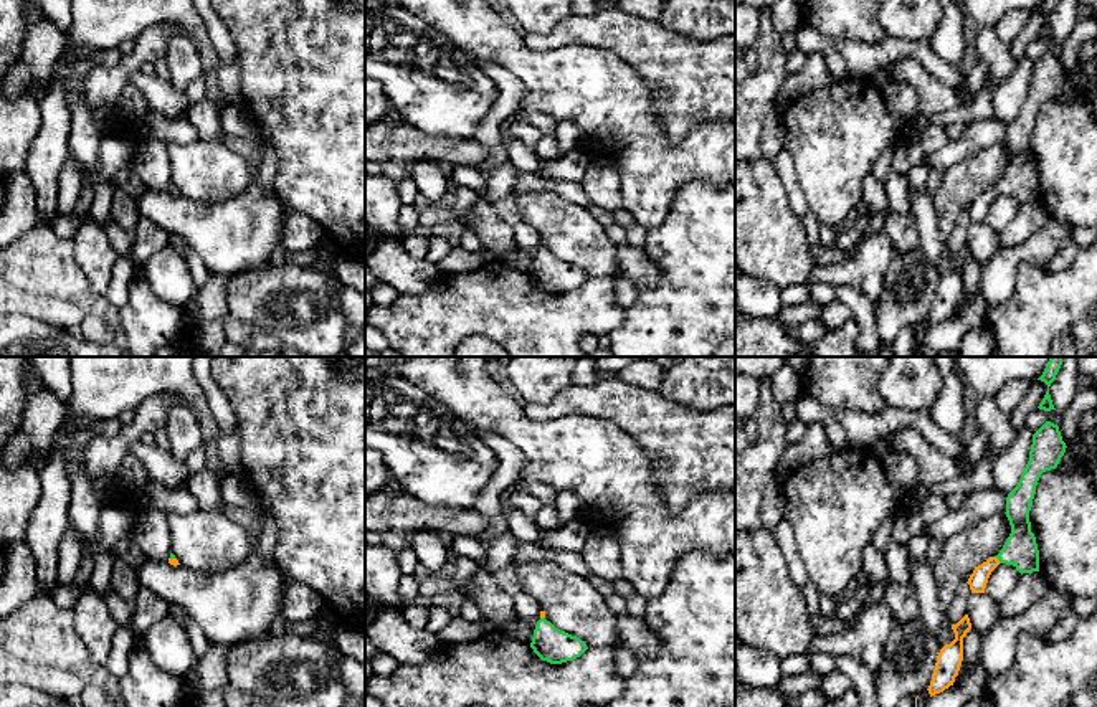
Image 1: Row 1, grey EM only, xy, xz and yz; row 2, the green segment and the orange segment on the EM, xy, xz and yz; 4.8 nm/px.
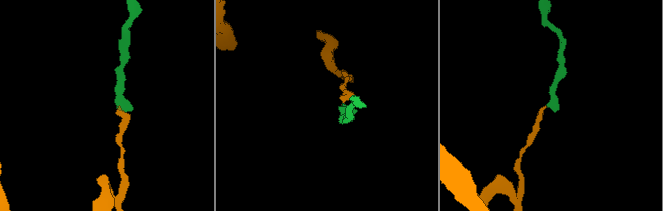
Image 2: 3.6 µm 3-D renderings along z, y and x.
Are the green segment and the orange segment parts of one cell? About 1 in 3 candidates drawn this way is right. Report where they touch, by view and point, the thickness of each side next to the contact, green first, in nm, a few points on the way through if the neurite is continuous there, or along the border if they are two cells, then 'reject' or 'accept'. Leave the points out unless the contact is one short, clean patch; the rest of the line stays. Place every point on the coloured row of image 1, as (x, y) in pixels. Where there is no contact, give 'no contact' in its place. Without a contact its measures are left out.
contact yz (998, 559); calibres 160 and 90 nm; way yz (1020, 549), (998, 559), (978, 578); accept

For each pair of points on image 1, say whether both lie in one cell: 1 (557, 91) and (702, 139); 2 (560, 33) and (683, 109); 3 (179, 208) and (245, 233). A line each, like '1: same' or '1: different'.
1: same
2: same
3: same

